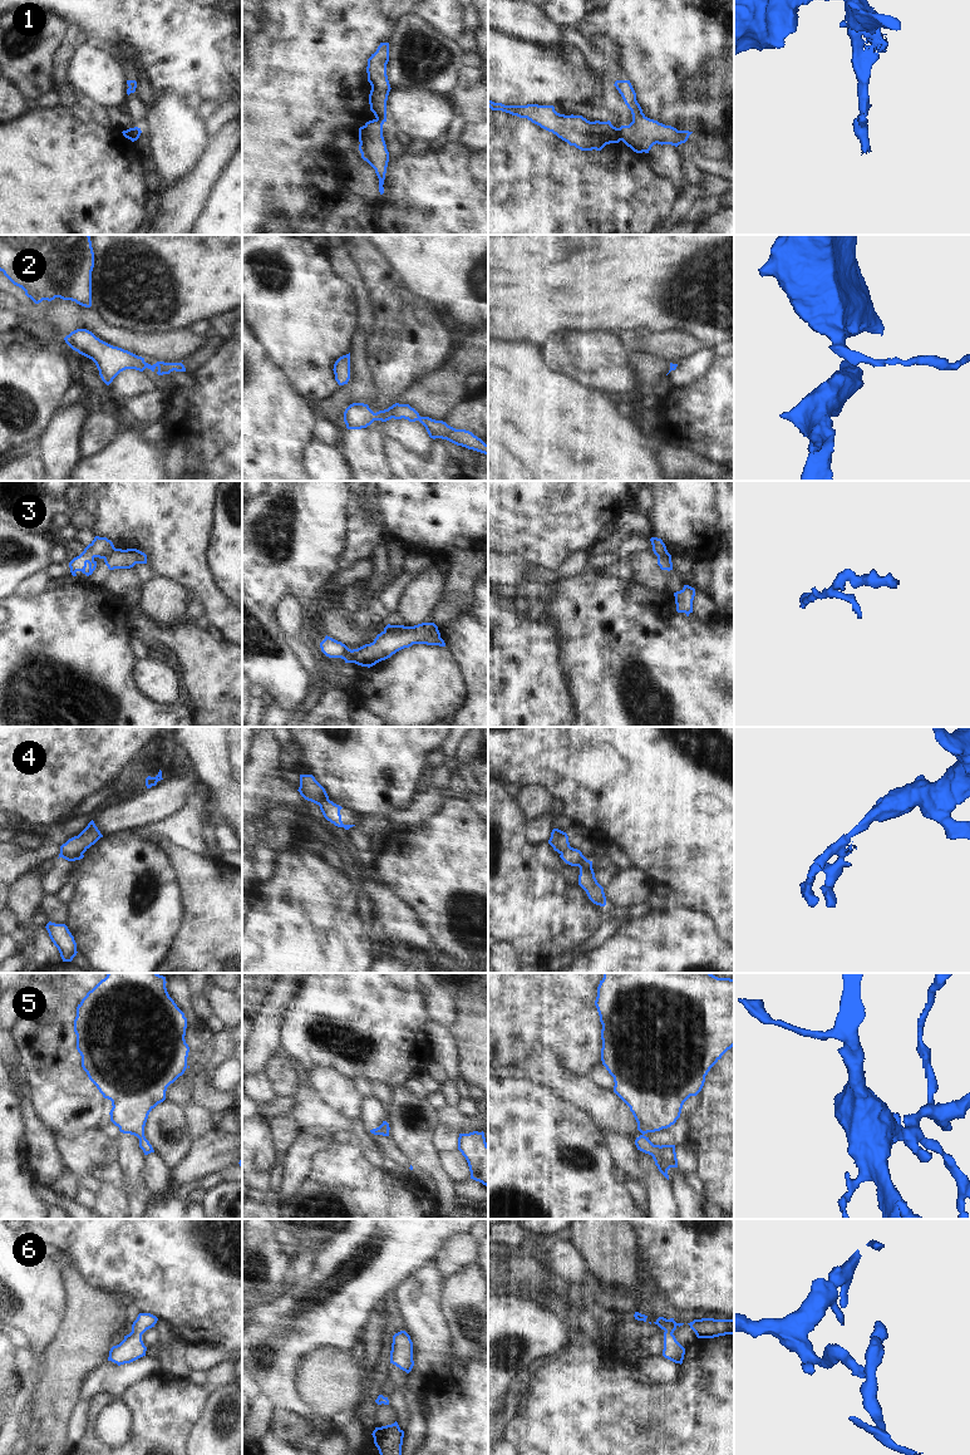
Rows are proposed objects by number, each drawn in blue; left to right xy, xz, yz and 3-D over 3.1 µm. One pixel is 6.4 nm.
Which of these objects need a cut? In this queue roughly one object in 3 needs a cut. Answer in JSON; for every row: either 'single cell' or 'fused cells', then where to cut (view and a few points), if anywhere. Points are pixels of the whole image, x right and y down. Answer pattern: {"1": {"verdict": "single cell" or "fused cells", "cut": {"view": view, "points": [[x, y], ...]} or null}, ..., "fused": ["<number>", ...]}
{"1": {"verdict": "fused cells", "cut": {"view": "yz", "points": [[619, 128], [619, 137], [621, 139]]}}, "2": {"verdict": "single cell", "cut": null}, "3": {"verdict": "fused cells", "cut": {"view": "xz", "points": [[357, 649], [351, 662]]}}, "4": {"verdict": "fused cells", "cut": {"view": "xz", "points": [[328, 799], [319, 805]]}}, "5": {"verdict": "single cell", "cut": null}, "6": {"verdict": "single cell", "cut": null}, "fused": ["1", "3", "4"]}

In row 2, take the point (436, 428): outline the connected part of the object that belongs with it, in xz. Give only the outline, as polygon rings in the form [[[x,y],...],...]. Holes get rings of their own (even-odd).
[[[353,403],[344,412],[344,422],[348,429],[361,429],[370,426],[374,421],[386,422],[389,419],[419,421],[427,429],[430,438],[447,439],[457,446],[466,447],[488,456],[488,444],[472,432],[456,429],[443,421],[435,421],[429,417],[420,417],[409,404],[395,403],[388,409],[374,413],[368,404]]]

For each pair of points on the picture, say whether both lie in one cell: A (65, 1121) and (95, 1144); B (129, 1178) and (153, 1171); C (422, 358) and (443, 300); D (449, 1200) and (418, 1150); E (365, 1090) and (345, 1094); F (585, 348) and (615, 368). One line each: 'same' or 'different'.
A: different
B: different
C: different
D: same
E: different
F: same

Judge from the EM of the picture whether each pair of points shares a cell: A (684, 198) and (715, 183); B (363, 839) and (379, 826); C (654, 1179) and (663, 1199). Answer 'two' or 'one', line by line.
A: one
B: one
C: one

